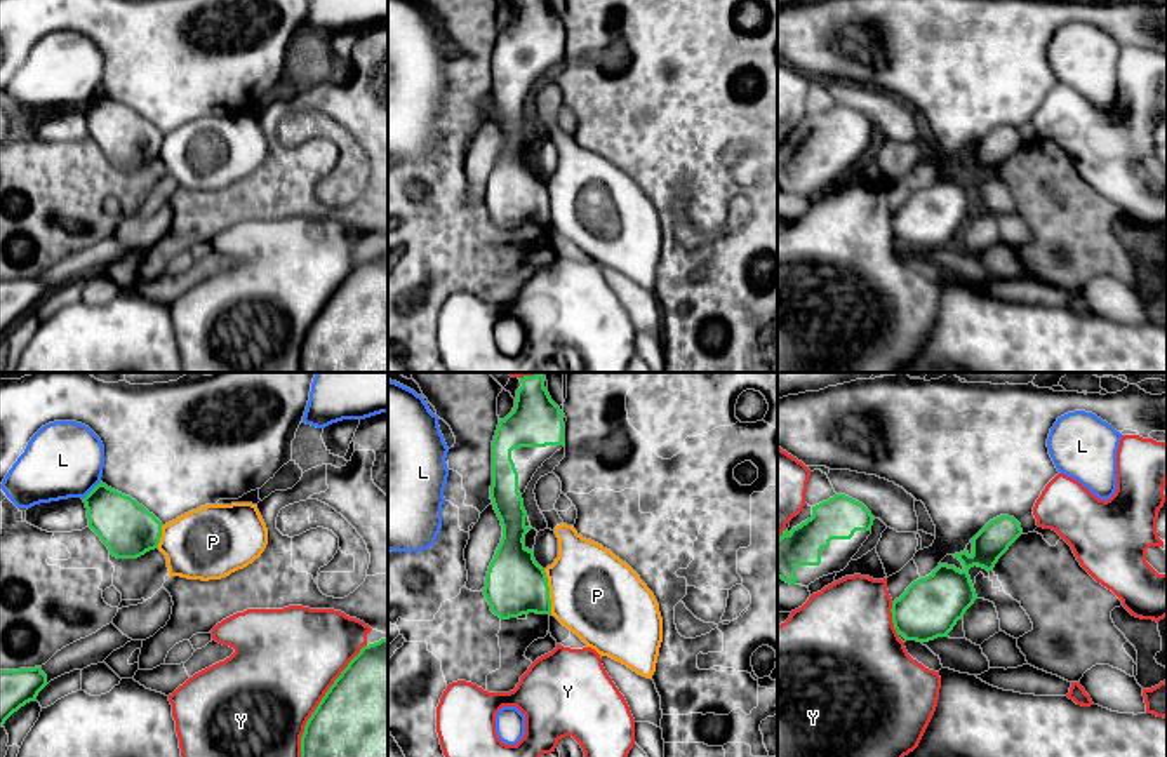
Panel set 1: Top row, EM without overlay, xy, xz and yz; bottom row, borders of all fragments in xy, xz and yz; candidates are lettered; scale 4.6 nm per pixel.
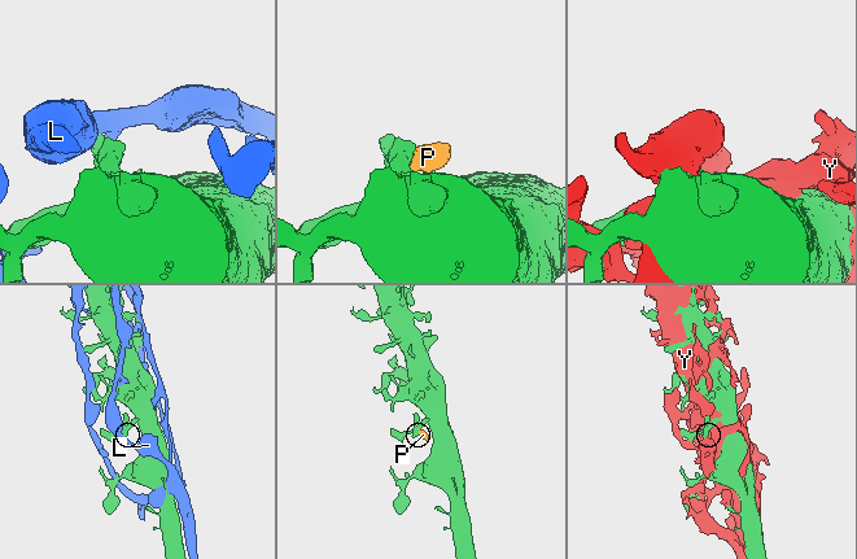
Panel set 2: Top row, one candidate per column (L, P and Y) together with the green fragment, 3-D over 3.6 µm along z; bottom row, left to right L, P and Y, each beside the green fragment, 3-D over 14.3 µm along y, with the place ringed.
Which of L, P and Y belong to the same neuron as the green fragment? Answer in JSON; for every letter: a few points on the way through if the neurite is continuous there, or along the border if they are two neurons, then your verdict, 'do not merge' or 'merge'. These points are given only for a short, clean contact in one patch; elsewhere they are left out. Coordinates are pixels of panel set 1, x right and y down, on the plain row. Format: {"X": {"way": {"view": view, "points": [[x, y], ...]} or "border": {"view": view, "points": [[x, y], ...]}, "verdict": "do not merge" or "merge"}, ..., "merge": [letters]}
{"L": {"verdict": "do not merge"}, "P": {"border": {"view": "xz", "points": [[543, 180], [548, 190], [552, 223]]}, "verdict": "do not merge"}, "Y": {"verdict": "do not merge"}, "merge": []}

